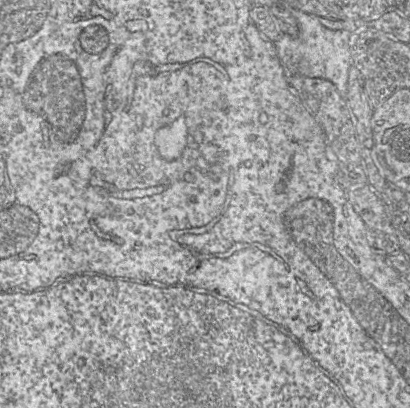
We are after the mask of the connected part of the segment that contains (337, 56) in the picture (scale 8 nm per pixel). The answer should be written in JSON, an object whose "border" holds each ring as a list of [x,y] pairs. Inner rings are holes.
{"border":[[[287,6],[299,24],[297,36],[281,35],[273,42],[277,55],[286,73],[313,78],[323,78],[332,82],[338,92],[346,98],[351,55],[349,39],[351,32],[331,30],[325,27],[315,16]]]}

